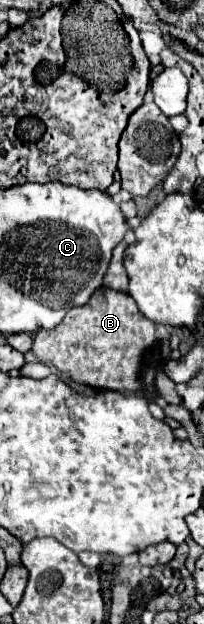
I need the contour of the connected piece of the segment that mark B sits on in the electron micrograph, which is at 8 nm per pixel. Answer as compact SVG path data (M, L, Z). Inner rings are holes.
M99 288L91 296L91 302L69 310L67 318L63 318L57 328L41 330L33 334L33 338L33 354L43 364L55 366L59 372L67 374L71 380L93 388L141 392L139 360L157 340L157 330L155 324L139 312L129 294Z

